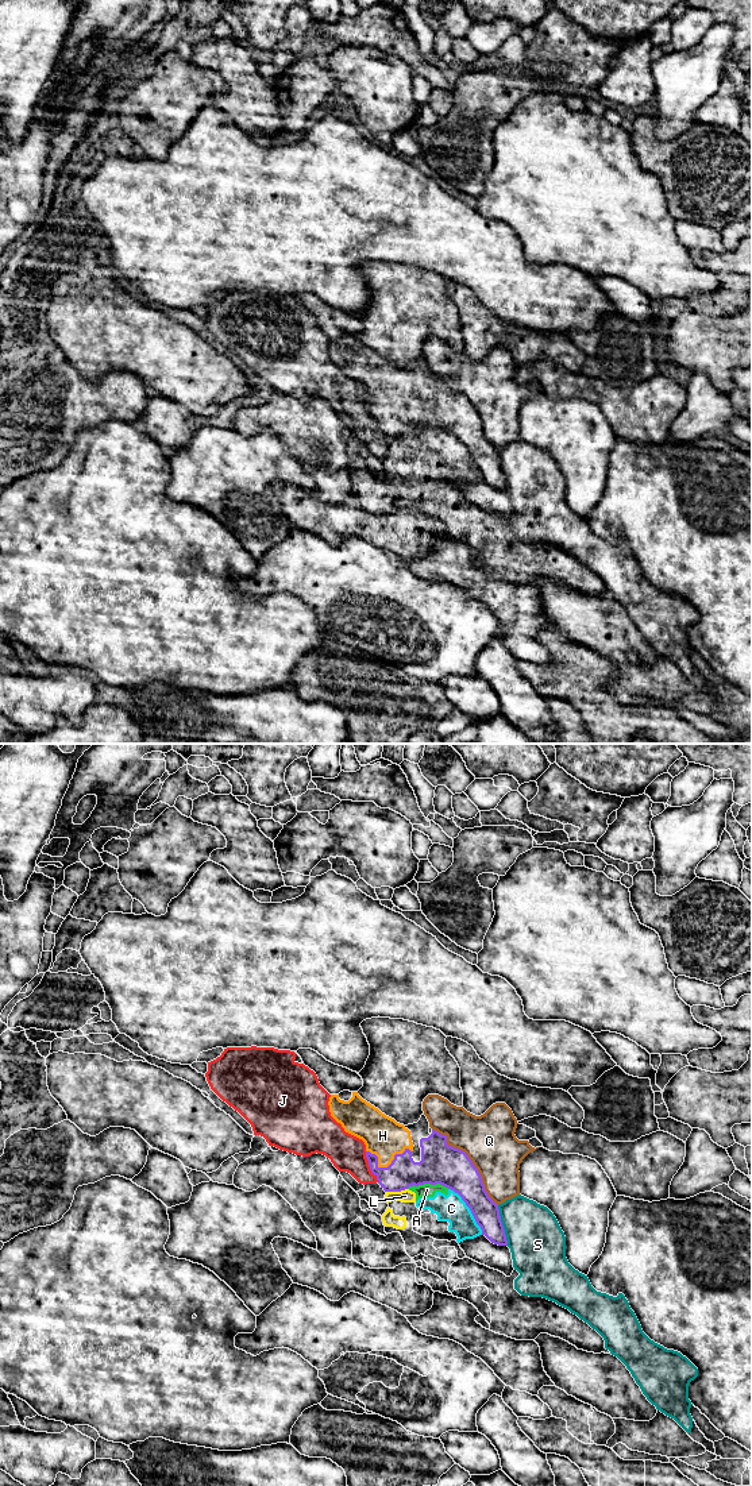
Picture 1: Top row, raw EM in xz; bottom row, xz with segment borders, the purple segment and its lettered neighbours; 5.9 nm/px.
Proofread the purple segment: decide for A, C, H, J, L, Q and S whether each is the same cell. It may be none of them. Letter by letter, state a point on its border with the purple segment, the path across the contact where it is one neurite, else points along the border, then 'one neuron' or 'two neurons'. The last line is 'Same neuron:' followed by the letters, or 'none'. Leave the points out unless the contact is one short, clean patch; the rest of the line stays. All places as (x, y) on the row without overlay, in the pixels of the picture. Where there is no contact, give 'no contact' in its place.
A: xz (428, 427) | along xz (407, 432), (424, 428), (442, 428), (448, 432) | two neurons
C: xz (470, 454) | two neurons
H: xz (388, 410) | one neuron
J: xz (369, 409) | along xz (365, 396), (369, 413), (378, 425) | two neurons
L: xz (396, 435) | along xz (407, 432), (386, 436) | two neurons
Q: xz (471, 405) | two neurons
S: xz (502, 470) | two neurons
Same neuron: H

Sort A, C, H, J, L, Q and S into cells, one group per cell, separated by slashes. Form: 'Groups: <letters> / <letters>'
Groups: A C L / H / J / Q / S

